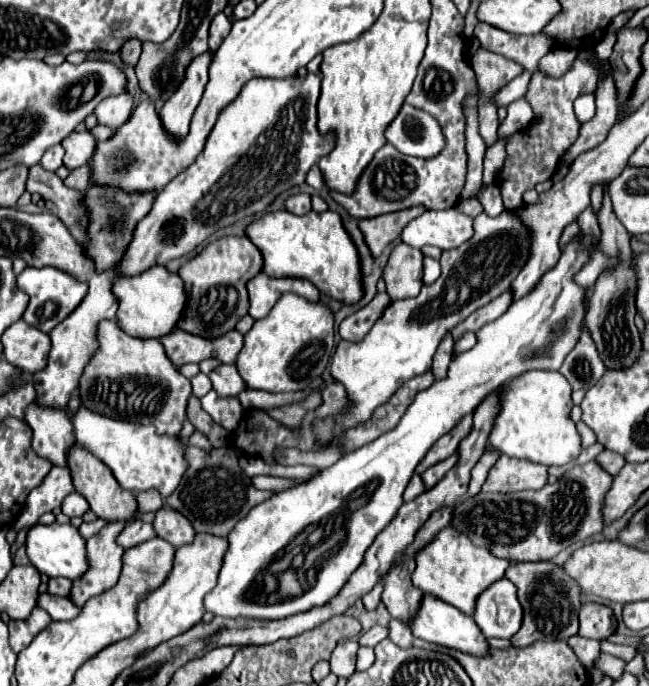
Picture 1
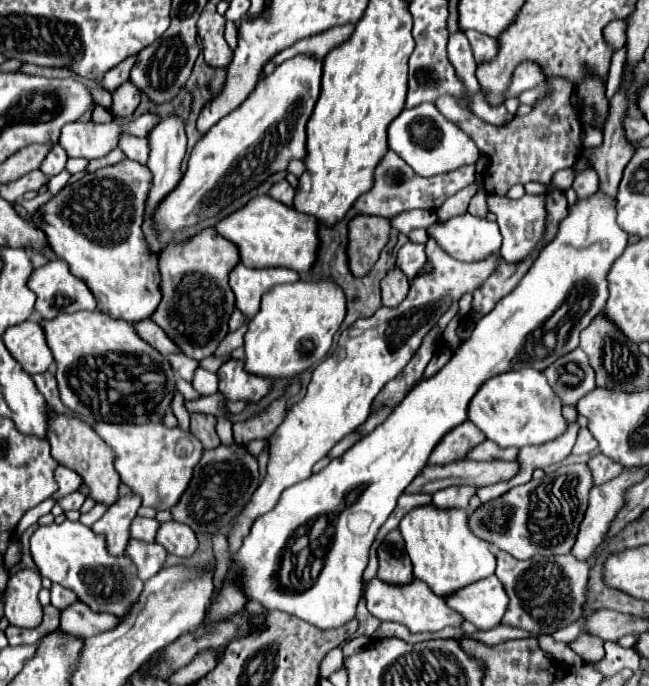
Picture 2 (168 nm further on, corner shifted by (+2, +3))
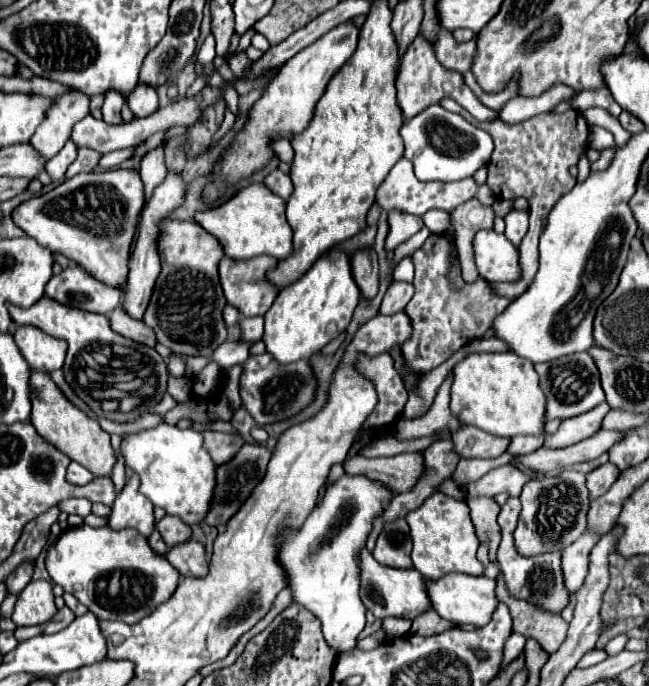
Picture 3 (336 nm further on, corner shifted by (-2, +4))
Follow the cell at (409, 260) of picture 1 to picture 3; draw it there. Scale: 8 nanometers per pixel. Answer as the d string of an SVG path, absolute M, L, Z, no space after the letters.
M391 282L391 286L387 288L387 294L381 302L381 314L397 314L401 312L407 302L411 300L413 296L413 286L409 282Z

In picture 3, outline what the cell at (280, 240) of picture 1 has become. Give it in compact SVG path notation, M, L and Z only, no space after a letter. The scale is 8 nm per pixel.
M251 184L239 190L223 206L195 214L195 222L213 234L221 242L225 254L235 260L247 260L261 254L285 260L293 254L293 230L285 218L285 202L265 184Z

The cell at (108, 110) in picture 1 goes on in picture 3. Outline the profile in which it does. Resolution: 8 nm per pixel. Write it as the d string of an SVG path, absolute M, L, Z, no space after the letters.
M137 84L137 88L133 88L133 92L127 98L127 106L135 116L149 116L159 106L157 92L147 84Z

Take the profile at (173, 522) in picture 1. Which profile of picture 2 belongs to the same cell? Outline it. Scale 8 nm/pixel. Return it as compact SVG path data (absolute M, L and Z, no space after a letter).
M169 521L161 525L157 533L157 543L163 545L167 553L177 555L177 557L191 557L199 545L193 529L177 521Z

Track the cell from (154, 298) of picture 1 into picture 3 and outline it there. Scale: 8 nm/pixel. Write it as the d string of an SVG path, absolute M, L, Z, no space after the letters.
M117 168L73 176L51 192L23 202L13 210L13 220L27 236L55 254L71 258L93 278L103 284L119 284L117 288L125 288L131 244L143 204L145 184L139 170Z

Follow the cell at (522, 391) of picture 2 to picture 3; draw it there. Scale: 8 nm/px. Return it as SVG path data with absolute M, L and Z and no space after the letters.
M493 352L493 354L469 354L453 368L453 386L451 386L451 412L469 426L477 426L489 434L495 436L541 436L545 434L545 412L547 412L547 400L545 392L539 386L537 372L533 364L515 352Z

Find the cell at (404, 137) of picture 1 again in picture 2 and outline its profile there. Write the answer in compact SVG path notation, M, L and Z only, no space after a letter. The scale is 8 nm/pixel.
M433 103L405 109L389 125L389 147L421 177L433 177L465 165L475 165L481 157L481 151L477 149L473 139L455 123L445 119Z

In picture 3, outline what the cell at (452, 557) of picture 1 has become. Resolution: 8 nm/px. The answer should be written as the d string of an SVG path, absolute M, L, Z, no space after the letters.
M437 492L429 496L417 510L409 512L405 520L411 528L413 566L423 574L423 578L439 580L441 576L451 572L483 576L485 566L477 560L479 538L469 516L469 506L463 500L453 500L451 496Z

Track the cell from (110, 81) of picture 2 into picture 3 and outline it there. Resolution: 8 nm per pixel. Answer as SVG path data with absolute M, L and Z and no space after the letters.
M109 90L105 92L105 102L103 102L103 120L107 124L121 124L121 106L125 104L125 94L117 92L117 90Z

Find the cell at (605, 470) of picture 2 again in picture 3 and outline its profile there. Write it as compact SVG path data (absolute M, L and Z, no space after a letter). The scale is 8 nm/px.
M605 462L605 464L601 464L599 468L591 470L591 472L587 474L589 496L591 496L591 498L599 498L601 494L605 494L605 492L611 488L611 484L617 480L619 474L621 474L621 470L619 470L615 464L611 464L611 462Z

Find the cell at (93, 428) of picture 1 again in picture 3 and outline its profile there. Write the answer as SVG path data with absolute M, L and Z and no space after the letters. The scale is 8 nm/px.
M161 424L135 434L123 434L119 452L125 460L125 468L139 476L139 492L145 494L153 506L161 506L167 514L179 516L187 524L201 522L213 496L215 464L209 452L203 448L203 436L199 432Z

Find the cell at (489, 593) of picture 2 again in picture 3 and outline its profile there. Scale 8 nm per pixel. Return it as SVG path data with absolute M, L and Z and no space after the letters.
M449 574L449 576L443 576L441 580L427 580L427 594L431 598L431 604L433 604L433 610L441 616L441 618L447 618L451 622L457 622L457 624L473 624L473 626L485 626L489 624L499 600L495 596L495 586L497 586L497 580L493 578L487 578L487 576L469 576L469 574Z

